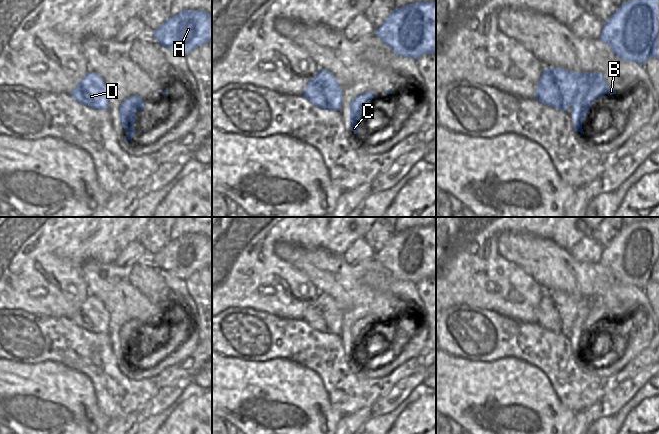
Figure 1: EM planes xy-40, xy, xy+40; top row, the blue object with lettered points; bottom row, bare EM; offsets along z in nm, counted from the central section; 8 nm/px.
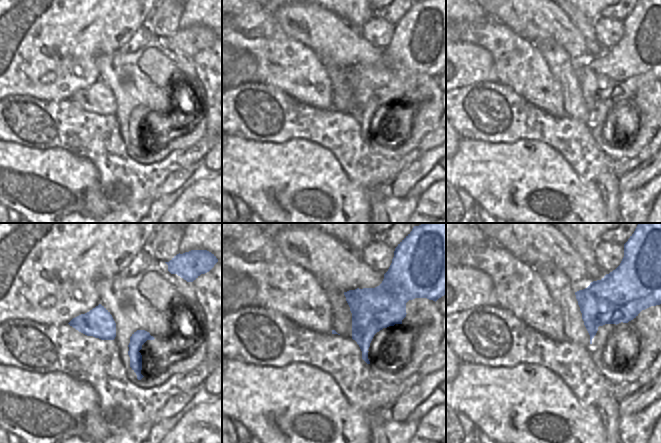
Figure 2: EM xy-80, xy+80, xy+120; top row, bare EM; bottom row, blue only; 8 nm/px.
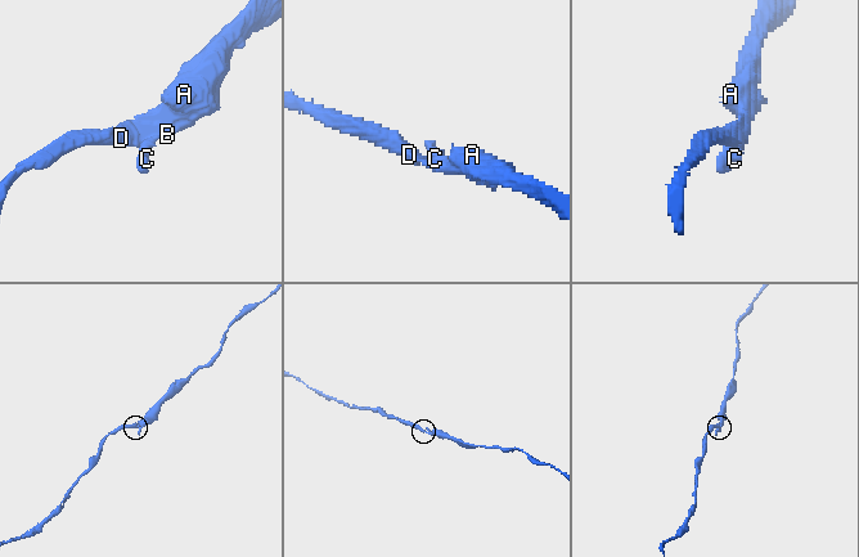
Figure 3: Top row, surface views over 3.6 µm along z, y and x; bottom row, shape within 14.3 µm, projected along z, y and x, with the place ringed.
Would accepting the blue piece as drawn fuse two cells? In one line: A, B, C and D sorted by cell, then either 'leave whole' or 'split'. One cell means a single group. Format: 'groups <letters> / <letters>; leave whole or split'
groups A B C D; leave whole

